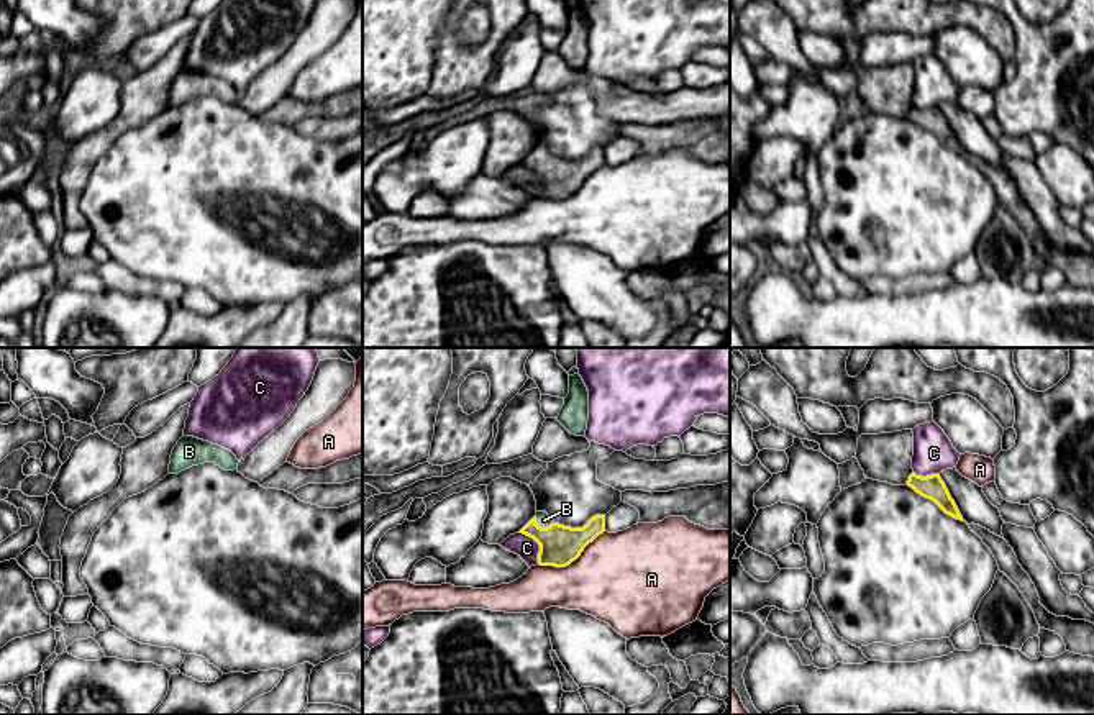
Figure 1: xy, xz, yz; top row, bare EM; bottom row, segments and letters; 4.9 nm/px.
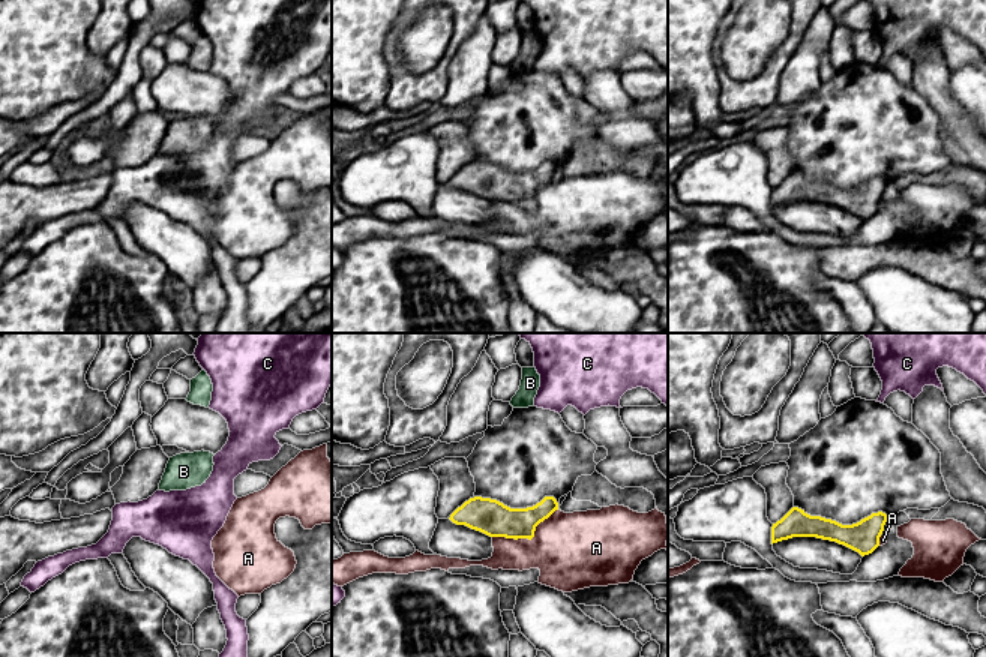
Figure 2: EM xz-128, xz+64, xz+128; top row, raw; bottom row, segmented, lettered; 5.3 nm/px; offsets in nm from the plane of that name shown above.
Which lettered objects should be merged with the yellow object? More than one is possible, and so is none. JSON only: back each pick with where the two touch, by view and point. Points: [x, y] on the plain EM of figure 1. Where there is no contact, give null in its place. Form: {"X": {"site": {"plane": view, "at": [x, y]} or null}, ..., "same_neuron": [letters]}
{"B": {"site": {"plane": "xz", "at": [540, 159]}}, "same_neuron": ["B"]}

